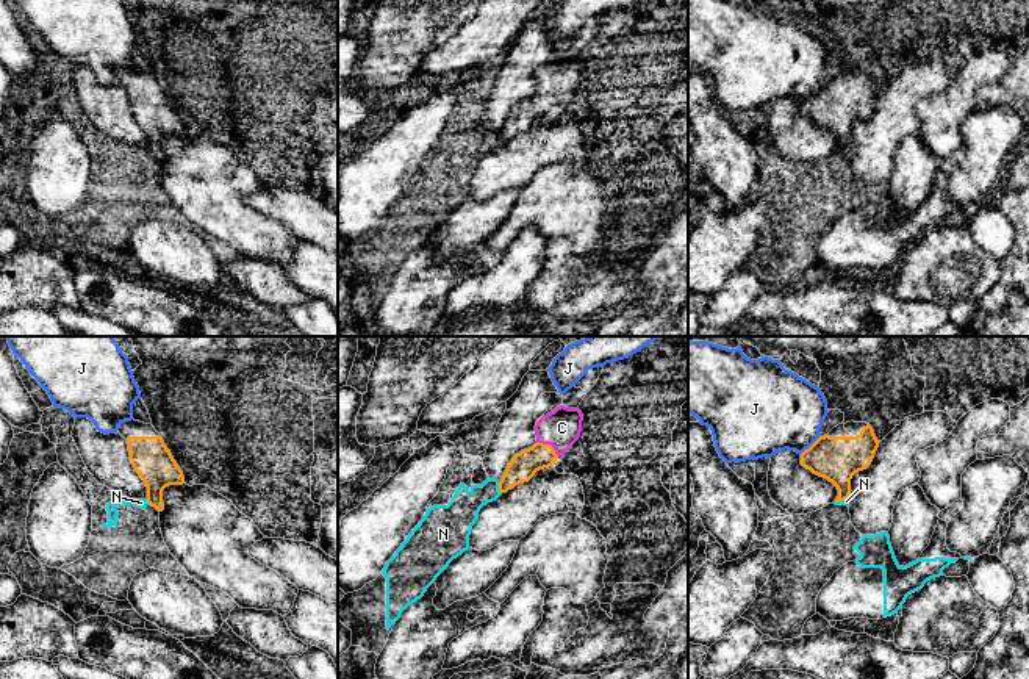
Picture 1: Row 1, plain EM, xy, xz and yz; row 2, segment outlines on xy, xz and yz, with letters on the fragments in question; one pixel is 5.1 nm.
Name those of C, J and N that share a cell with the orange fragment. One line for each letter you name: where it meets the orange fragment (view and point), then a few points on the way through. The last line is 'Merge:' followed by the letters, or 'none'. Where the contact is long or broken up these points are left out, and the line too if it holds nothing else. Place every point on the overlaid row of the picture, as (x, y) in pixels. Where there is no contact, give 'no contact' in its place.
C: meets orange in xz at (549, 445); runs through xz (523, 467), (549, 445), (562, 427)
Merge: C

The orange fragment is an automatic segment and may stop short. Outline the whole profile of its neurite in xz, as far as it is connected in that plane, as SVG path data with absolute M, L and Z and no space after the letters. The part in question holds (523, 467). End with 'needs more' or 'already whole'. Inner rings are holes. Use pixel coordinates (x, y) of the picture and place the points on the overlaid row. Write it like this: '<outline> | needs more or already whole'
M557 407L536 421L536 443L516 454L508 463L499 491L507 493L519 483L529 482L536 471L554 466L580 436L583 415L579 408Z | needs more

